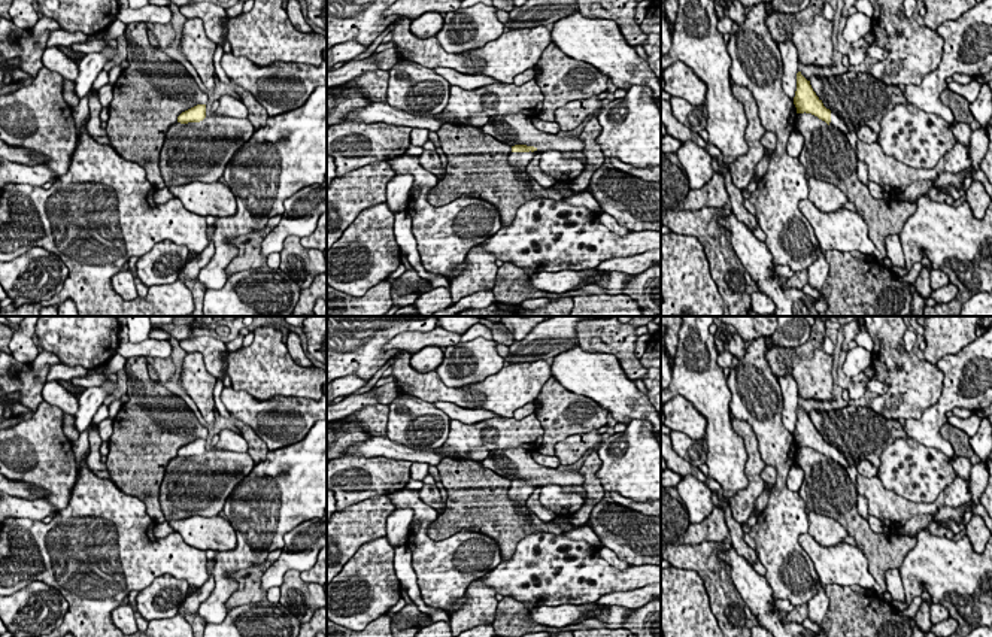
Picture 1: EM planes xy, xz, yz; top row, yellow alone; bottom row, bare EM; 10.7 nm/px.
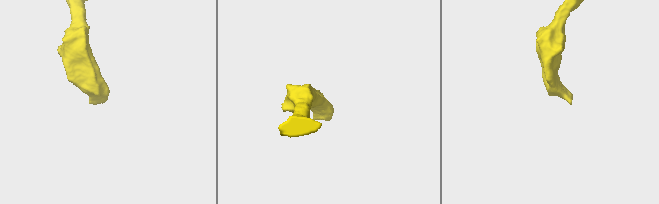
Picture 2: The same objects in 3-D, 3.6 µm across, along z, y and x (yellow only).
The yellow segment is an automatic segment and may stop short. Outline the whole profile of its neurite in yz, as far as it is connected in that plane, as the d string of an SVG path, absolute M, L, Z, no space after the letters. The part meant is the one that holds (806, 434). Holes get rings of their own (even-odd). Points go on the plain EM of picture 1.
M801 406L797 407L797 425L794 431L797 448L812 448L825 455L829 461L838 462L844 470L852 464L837 448L826 443L813 425L810 415Z

